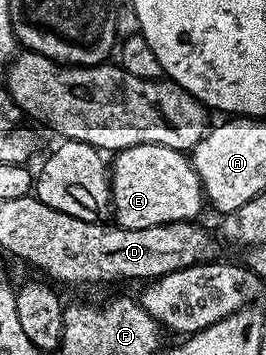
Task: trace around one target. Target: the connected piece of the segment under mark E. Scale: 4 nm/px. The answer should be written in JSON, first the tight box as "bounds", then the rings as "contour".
{"bounds":[110,143,204,229],"contour":[[[149,143],[119,151],[113,159],[110,193],[112,215],[117,226],[124,229],[152,229],[156,225],[189,223],[199,218],[197,215],[204,208],[202,182],[193,162],[183,152],[159,143]]]}

